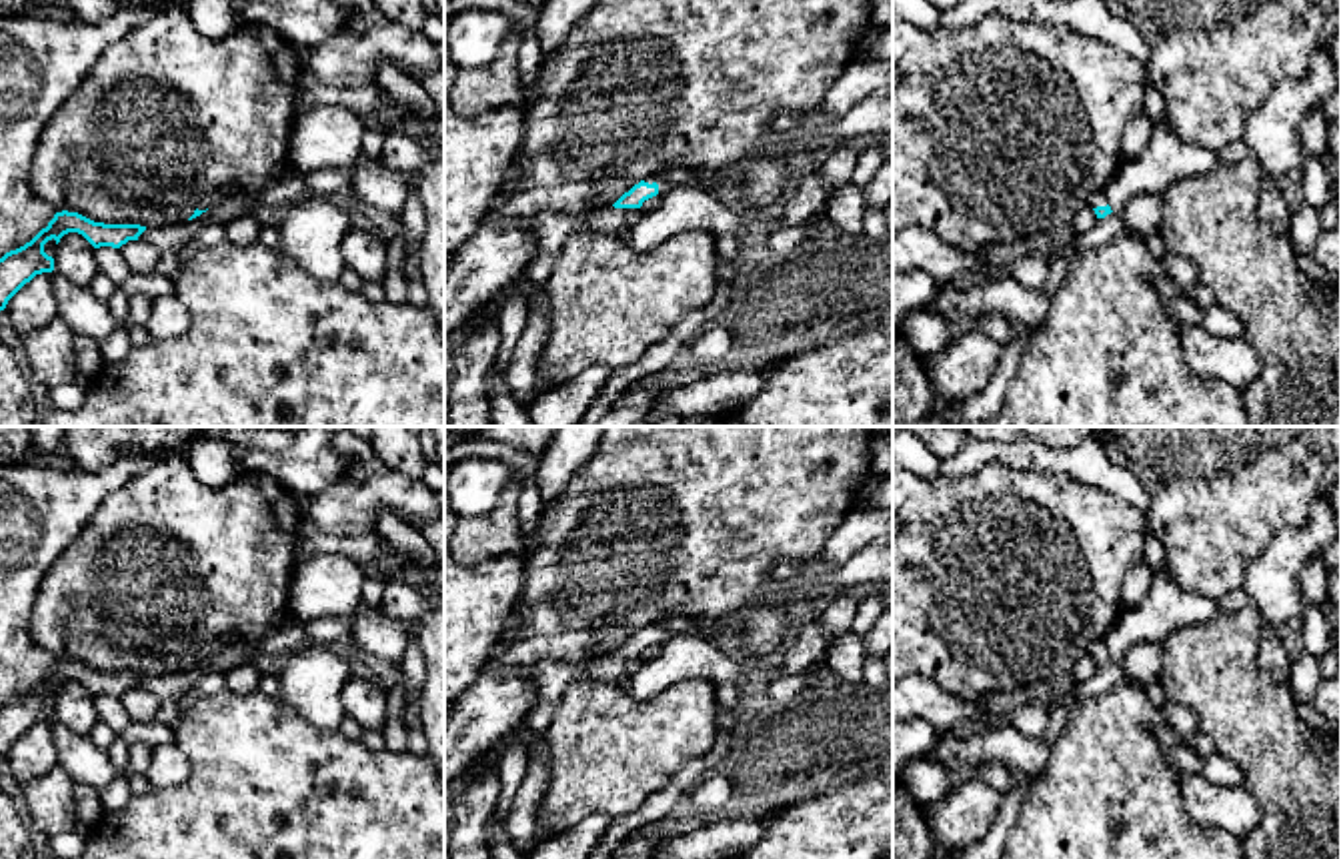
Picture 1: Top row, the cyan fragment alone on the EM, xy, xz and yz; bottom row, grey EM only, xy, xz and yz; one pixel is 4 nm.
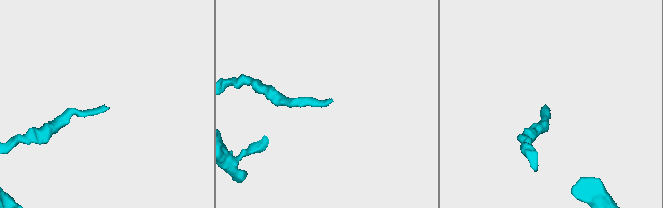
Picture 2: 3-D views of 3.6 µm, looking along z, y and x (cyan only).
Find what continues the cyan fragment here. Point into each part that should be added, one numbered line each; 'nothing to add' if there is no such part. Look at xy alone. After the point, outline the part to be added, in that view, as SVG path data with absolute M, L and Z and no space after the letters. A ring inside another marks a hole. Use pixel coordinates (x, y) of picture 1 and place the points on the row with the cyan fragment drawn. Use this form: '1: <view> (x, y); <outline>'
1: xy (215, 199); M214 190L208 194L202 194L196 198L196 208L206 210L206 208L216 208L220 206L230 194L236 194L232 190Z

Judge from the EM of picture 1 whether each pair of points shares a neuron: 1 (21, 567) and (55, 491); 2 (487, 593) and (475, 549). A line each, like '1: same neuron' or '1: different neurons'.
1: same neuron
2: different neurons

